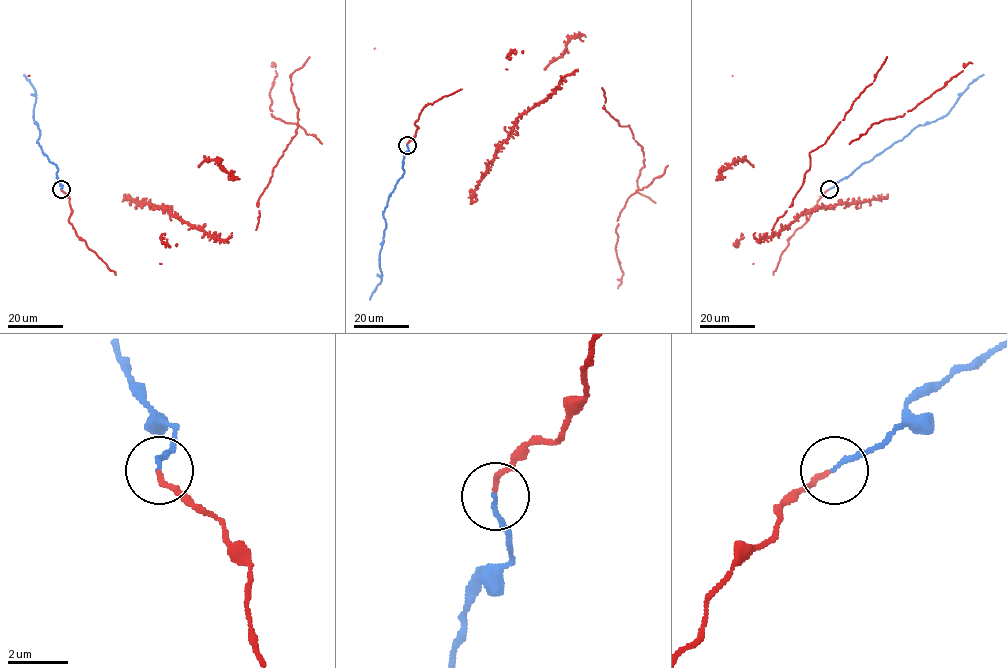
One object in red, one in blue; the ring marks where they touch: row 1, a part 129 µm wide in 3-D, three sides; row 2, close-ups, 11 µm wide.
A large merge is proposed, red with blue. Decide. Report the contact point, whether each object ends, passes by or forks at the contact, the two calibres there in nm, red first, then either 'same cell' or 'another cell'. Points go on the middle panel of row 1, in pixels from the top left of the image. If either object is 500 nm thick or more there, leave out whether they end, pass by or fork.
place (407, 145); red ends; blue ends; calibres 150 and 140 nm; same cell

